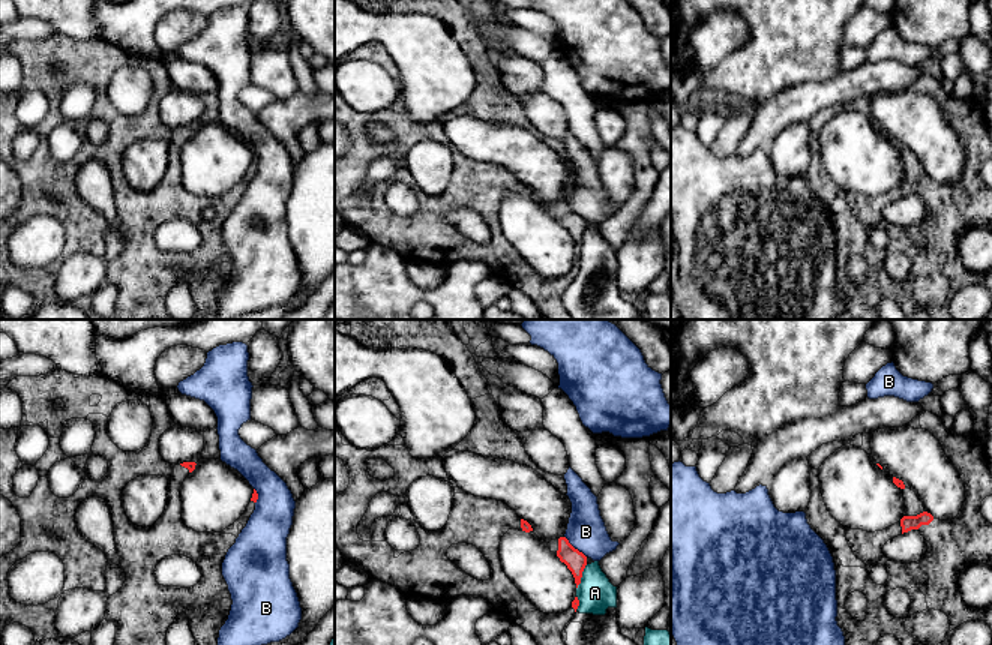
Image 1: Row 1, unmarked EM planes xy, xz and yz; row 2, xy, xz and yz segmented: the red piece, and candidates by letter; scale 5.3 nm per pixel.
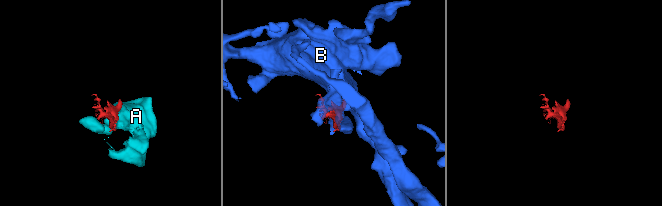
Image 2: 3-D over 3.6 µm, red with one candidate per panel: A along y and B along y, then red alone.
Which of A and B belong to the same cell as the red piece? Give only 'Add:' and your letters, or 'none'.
Add: none

